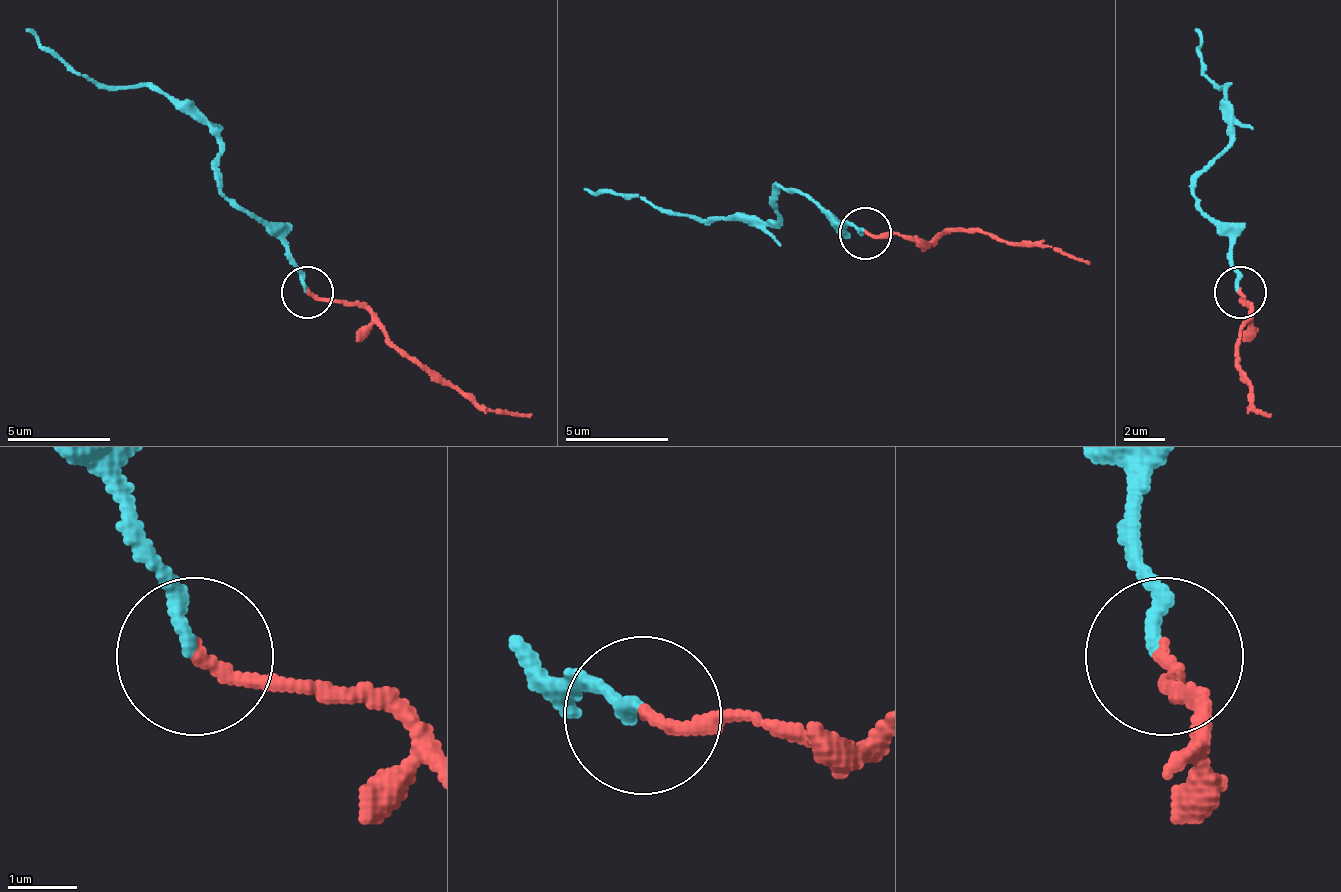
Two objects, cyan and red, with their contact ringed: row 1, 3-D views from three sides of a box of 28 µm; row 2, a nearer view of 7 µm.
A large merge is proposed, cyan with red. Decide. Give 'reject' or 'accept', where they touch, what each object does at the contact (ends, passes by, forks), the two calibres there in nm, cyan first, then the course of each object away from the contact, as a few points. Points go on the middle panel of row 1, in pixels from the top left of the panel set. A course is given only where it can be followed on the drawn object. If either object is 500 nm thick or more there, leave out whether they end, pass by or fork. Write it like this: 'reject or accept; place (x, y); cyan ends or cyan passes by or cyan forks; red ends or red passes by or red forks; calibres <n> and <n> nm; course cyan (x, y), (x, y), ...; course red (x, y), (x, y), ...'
accept; place (865, 233); cyan ends; red ends; calibres 200 and 180 nm; course cyan (866, 229), (835, 224), (809, 198), (778, 188), (778, 219), (758, 224), (660, 213), (629, 198), (582, 188); course red (866, 234), (908, 234), (923, 244), (980, 229), (1011, 244), (1047, 244), (1088, 265)

